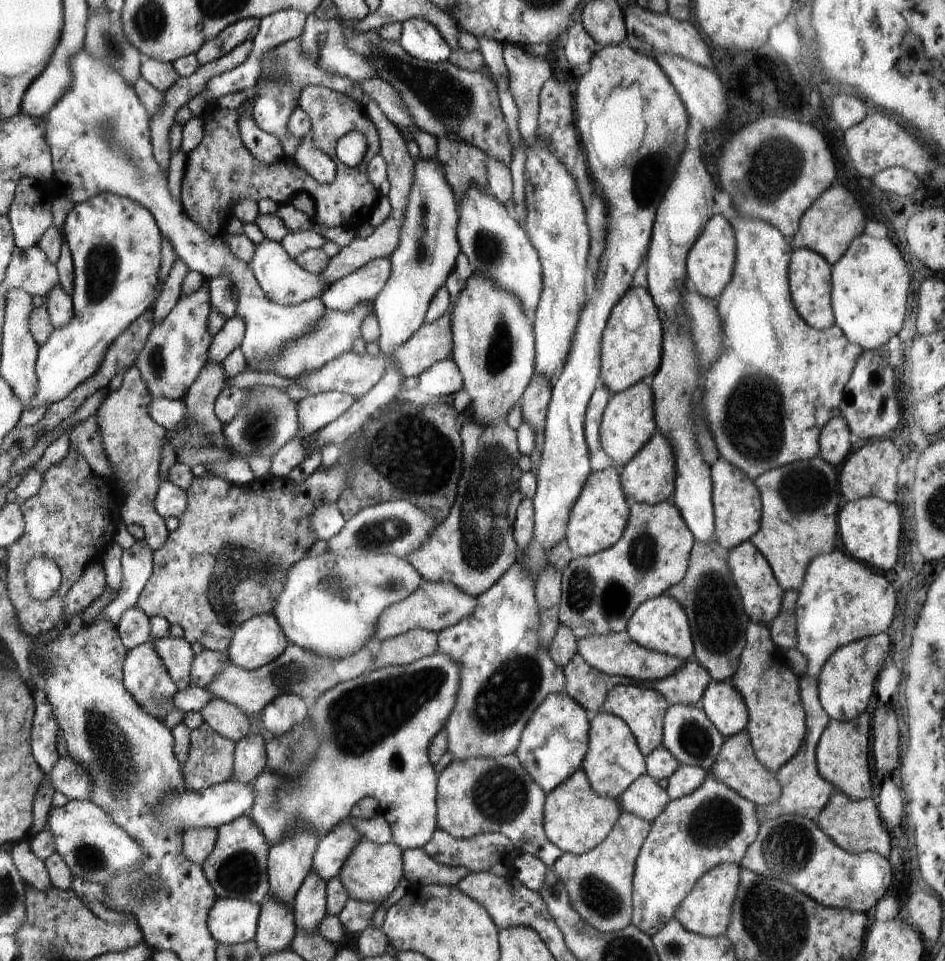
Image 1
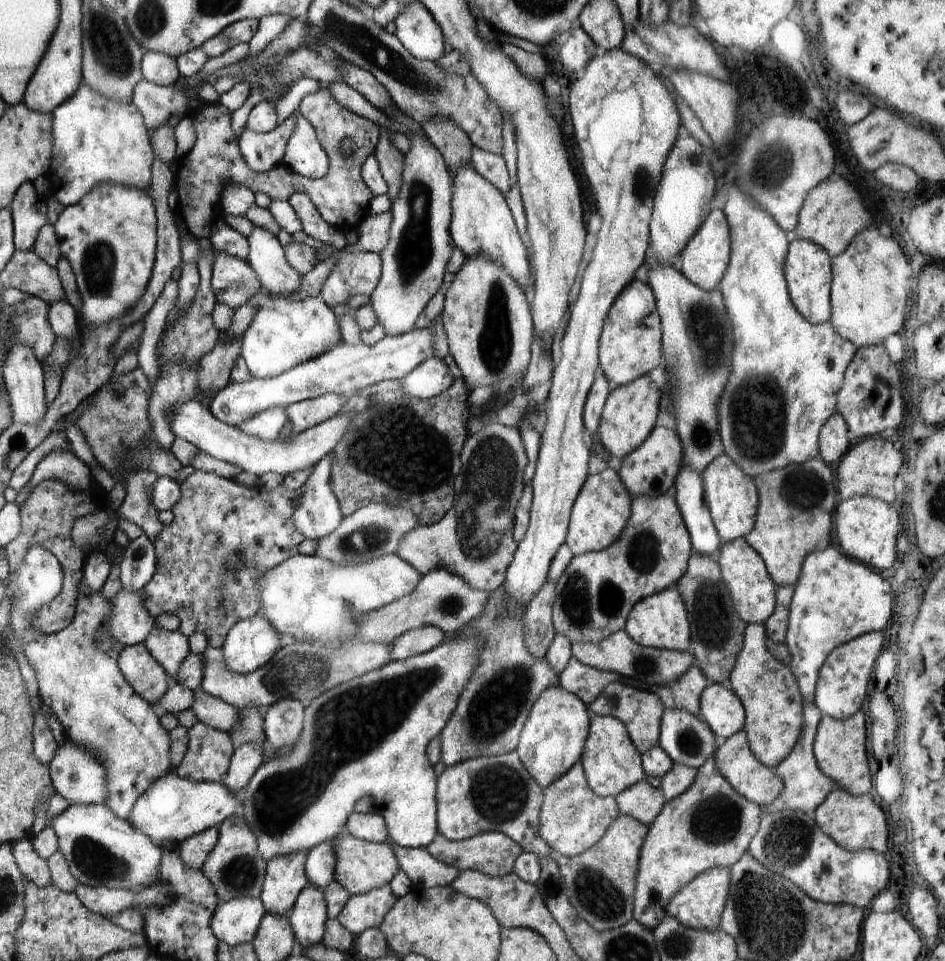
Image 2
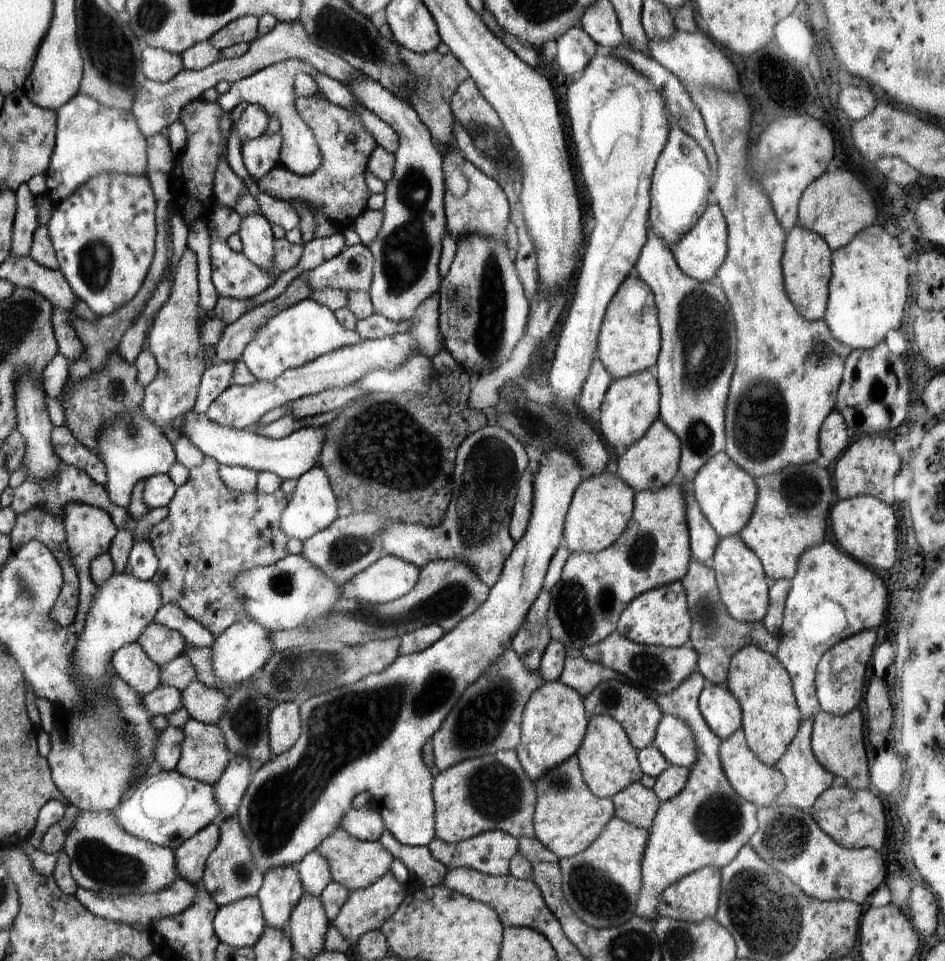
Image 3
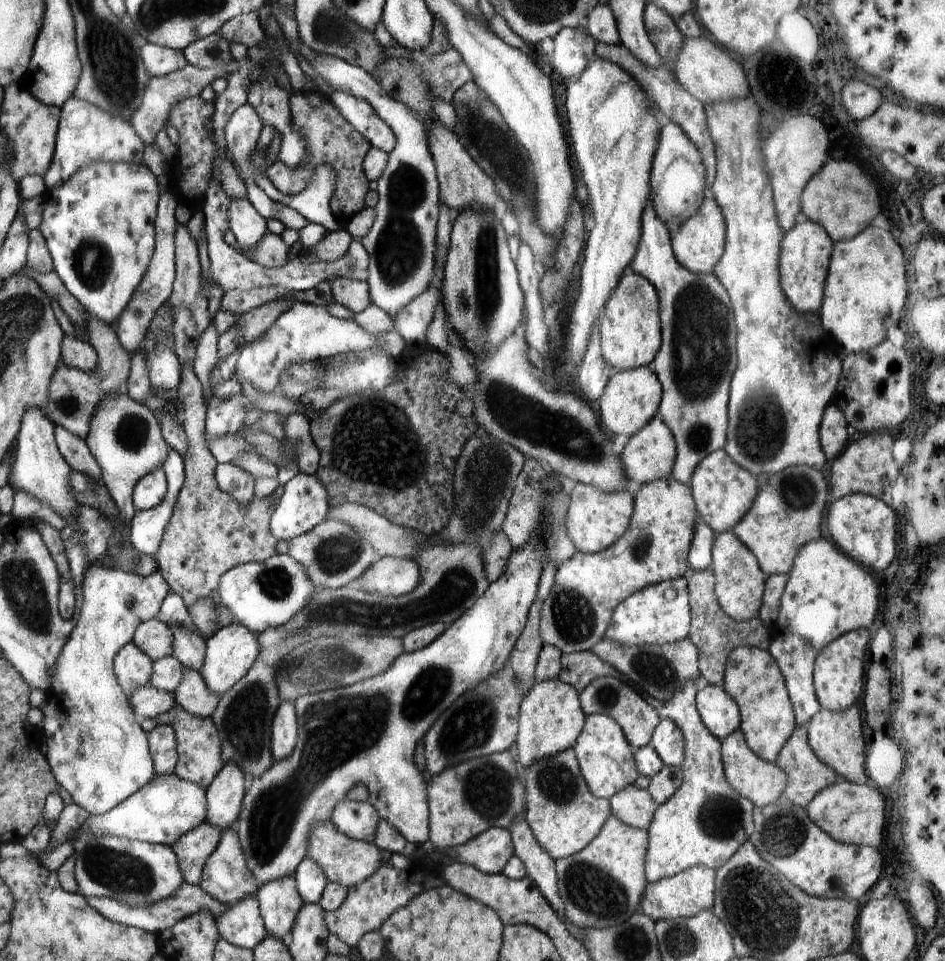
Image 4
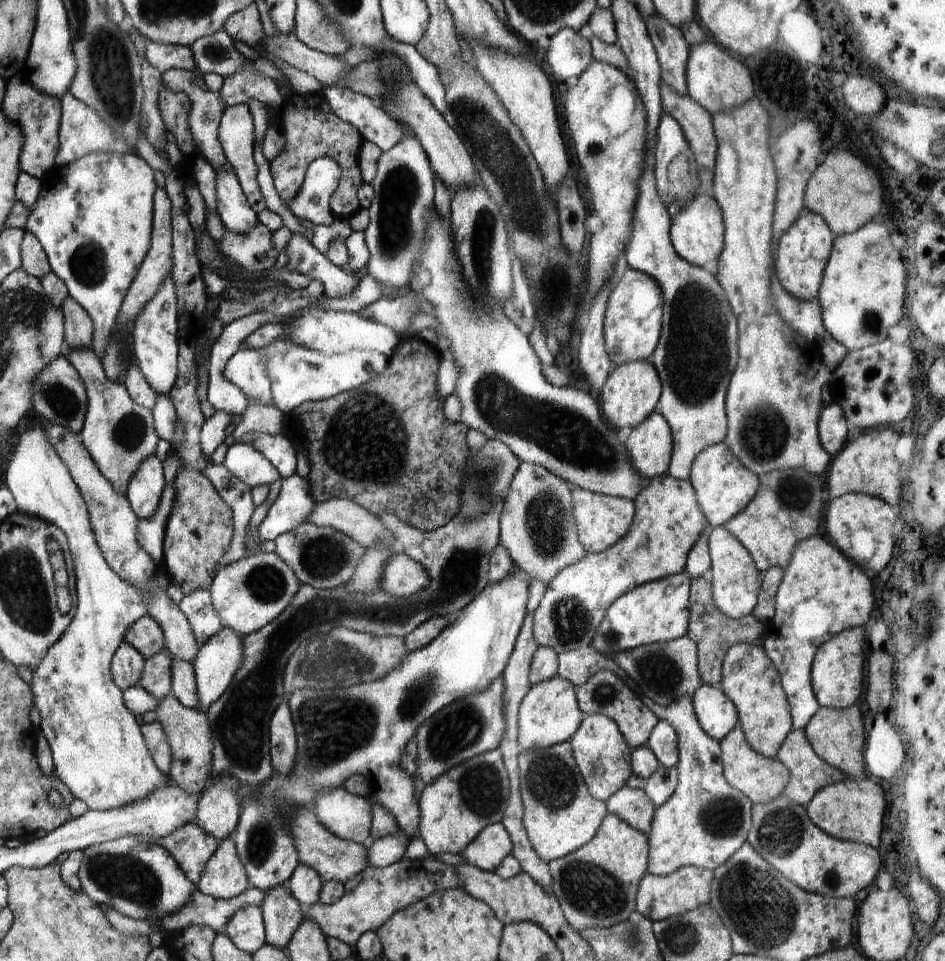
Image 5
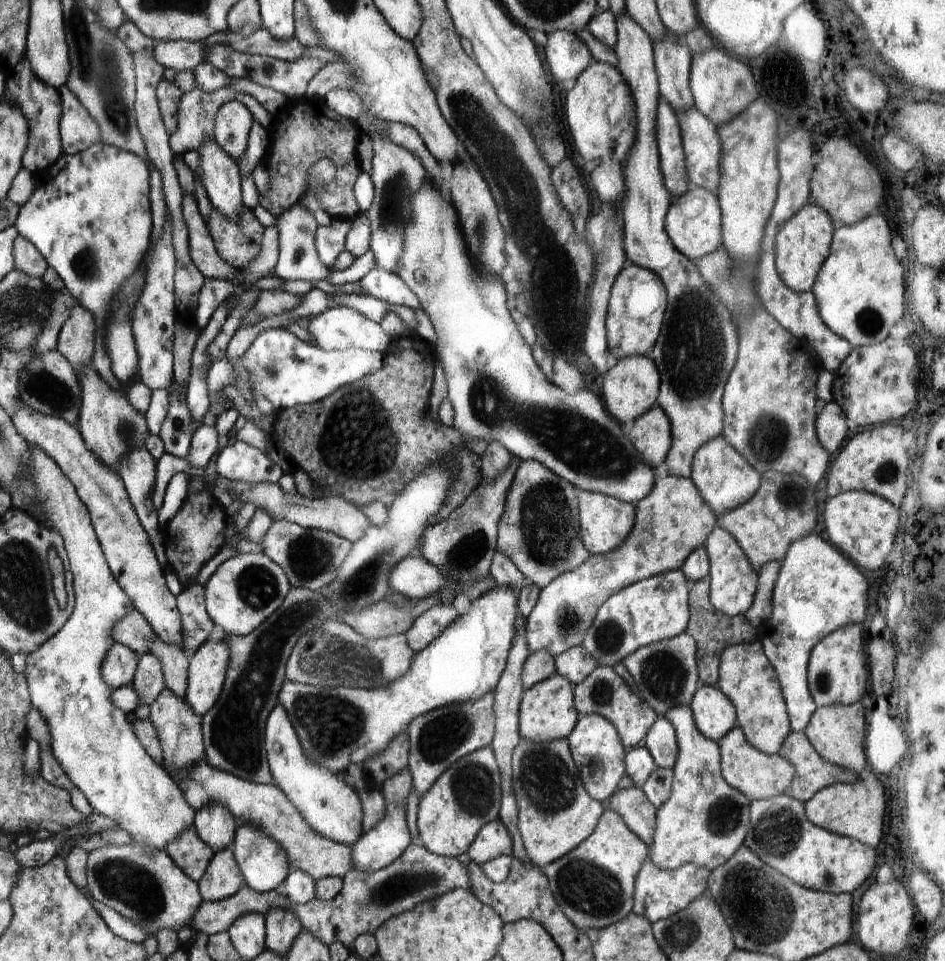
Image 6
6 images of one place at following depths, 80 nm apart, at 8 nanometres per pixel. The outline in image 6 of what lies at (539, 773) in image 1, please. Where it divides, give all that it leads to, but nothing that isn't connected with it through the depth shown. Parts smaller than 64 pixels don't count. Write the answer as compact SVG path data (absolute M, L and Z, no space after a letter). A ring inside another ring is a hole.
M554 672L546 680L526 688L519 706L519 738L544 742L567 738L580 717L575 709L573 684Z

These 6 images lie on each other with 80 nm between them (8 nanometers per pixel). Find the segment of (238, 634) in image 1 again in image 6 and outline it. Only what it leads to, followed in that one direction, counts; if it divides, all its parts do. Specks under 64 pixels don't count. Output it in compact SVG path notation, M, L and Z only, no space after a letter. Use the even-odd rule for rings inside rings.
M210 640L188 657L184 700L194 716L204 717L222 693L230 652L224 640Z

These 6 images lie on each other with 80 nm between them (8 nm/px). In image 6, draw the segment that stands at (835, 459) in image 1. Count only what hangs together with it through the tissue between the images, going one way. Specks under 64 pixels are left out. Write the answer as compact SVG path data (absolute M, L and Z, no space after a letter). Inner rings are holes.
M834 402L826 403L816 417L815 427L819 443L828 454L836 454L846 440L850 423L843 410Z

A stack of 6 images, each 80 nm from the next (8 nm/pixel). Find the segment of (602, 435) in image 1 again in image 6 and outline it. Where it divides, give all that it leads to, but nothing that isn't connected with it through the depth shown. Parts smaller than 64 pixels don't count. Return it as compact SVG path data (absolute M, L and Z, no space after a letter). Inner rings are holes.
M632 355L616 361L605 374L602 384L602 401L608 411L620 424L635 422L649 408L657 404L659 395L659 372L650 356Z

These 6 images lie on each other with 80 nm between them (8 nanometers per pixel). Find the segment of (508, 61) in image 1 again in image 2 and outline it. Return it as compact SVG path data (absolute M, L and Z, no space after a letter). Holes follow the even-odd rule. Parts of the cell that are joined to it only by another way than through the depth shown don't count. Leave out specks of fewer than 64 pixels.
M511 43L501 44L504 54L514 62L516 68L531 81L542 84L548 70L548 62L544 54L533 54Z

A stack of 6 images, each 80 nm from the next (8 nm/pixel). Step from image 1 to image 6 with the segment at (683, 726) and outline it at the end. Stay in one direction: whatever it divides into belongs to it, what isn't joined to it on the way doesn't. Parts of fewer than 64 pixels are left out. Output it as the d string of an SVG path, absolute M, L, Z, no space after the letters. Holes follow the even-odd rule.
M657 717L644 740L658 767L672 769L678 756L678 743L672 723Z

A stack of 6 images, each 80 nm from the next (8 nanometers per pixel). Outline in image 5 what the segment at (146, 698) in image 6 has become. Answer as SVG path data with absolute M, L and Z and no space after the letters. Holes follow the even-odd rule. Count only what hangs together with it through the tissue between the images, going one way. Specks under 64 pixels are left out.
M156 652L154 656L145 658L144 670L142 677L138 680L138 685L142 690L150 692L156 700L166 697L166 694L172 692L172 674L170 674L170 658L169 653Z

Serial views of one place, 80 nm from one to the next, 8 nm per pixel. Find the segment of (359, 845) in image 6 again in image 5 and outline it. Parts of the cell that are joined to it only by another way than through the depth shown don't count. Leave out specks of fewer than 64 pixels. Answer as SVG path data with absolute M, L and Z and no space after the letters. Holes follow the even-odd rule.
M398 828L396 836L386 834L386 838L373 840L372 844L366 848L368 850L368 864L382 868L398 862L405 856L410 840L411 837L402 828Z

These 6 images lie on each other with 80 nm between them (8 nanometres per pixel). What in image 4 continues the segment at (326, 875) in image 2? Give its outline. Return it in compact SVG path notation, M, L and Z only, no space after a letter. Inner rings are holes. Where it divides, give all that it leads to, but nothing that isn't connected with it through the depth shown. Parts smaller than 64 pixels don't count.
M305 857L296 868L293 878L303 904L316 904L320 901L328 881L314 860Z

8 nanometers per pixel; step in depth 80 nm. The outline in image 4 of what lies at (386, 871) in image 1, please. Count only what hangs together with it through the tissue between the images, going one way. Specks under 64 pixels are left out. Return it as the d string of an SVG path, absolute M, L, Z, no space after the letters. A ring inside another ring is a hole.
M324 820L316 822L312 826L310 840L306 846L306 858L314 860L314 864L318 864L327 881L338 882L346 888L365 882L370 874L374 874L378 870L378 866L387 863L382 860L382 851L376 844L350 839L342 832L338 832L332 822Z

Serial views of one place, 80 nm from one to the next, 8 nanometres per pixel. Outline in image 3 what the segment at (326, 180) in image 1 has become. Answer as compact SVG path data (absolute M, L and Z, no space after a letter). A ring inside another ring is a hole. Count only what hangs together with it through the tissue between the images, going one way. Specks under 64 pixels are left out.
M284 60L274 64L240 80L230 86L228 92L219 96L217 104L224 110L231 112L233 109L246 102L264 108L266 114L276 117L280 124L281 144L277 147L277 163L288 168L290 172L300 175L314 174L316 168L320 168L323 162L321 144L314 138L312 130L301 120L296 111L293 92L294 78L298 72L304 72L310 77L316 74L316 70L302 60Z

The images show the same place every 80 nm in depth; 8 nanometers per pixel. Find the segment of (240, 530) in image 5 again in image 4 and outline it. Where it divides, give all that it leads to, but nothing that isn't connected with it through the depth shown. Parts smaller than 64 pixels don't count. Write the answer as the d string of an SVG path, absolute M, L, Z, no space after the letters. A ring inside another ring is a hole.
M218 463L214 468L214 480L218 484L218 488L226 494L230 494L236 502L240 504L248 504L254 500L255 480L252 476L248 476L248 472L236 468L234 464Z

